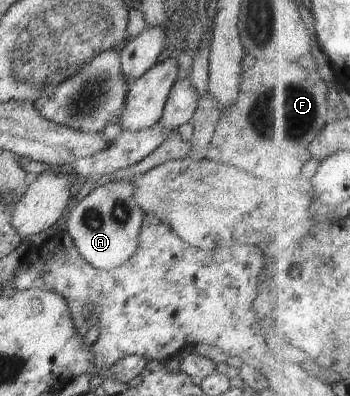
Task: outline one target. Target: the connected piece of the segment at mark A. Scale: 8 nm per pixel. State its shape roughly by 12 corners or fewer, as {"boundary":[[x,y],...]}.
{"boundary":[[132,179],[92,190],[64,222],[80,256],[114,270],[138,248]]}

